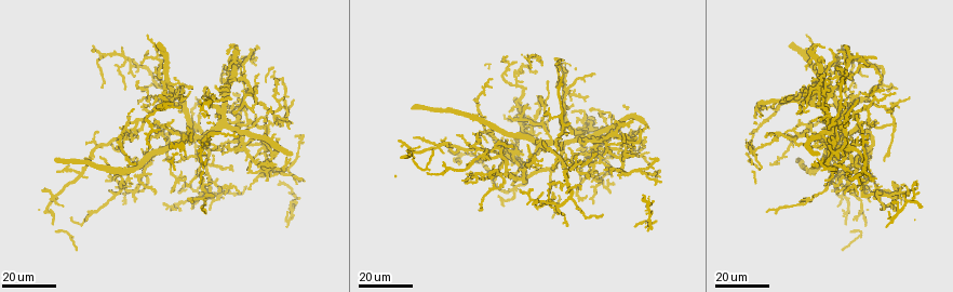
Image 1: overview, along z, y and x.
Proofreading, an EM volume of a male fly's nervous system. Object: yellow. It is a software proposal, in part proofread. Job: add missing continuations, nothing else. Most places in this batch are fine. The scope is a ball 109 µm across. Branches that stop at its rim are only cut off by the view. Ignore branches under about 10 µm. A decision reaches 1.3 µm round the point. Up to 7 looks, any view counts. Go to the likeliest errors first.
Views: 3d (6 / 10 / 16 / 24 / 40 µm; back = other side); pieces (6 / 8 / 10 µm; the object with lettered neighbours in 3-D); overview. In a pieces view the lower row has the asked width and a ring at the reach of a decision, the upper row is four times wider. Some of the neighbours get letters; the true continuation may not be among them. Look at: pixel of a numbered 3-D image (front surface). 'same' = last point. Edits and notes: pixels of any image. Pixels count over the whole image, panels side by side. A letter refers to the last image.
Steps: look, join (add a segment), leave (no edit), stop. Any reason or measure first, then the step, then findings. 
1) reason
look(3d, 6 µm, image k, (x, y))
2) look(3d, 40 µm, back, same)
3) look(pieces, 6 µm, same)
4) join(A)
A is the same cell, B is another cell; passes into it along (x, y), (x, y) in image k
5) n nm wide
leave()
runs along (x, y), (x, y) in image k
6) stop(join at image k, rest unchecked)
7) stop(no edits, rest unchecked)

branch stops here
look(3d, 16 µm, image 1, (848, 173))

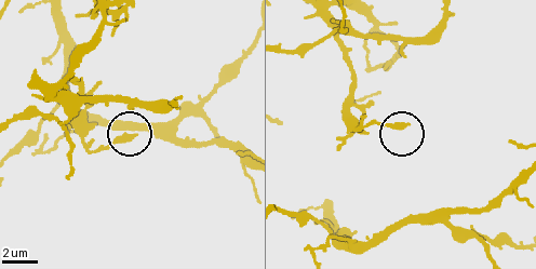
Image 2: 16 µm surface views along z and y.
see the neighbours
look(pieces, 6 µm, image 2, (134, 135))

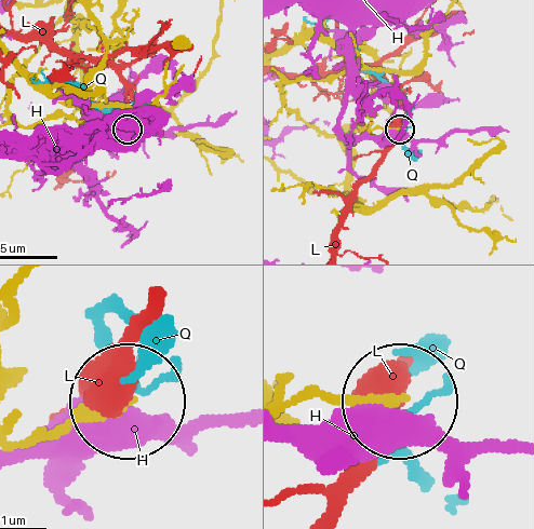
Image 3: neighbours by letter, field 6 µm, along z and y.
leave()
H, L and Q are other cells; runs along (12, 415), (48, 430), (124, 410) in image 3; no lettered segment goes on from it

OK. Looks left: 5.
branch stops here
look(3d, 16 µm, image 1, (473, 134))

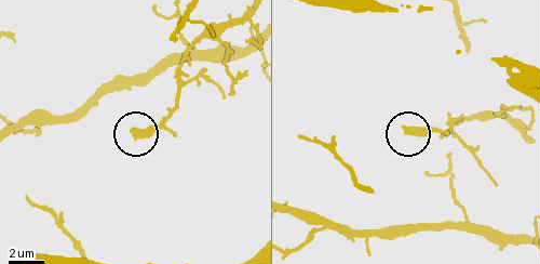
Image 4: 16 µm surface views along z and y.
look(pieces, 10 µm, image 4, (408, 126))

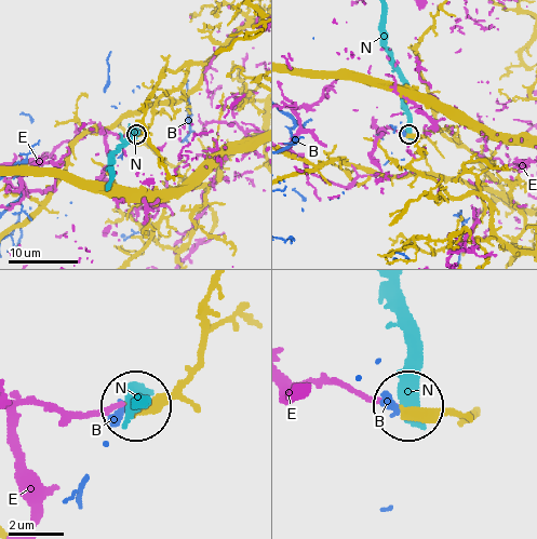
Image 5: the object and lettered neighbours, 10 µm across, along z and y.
420 nm wide
leave()
B, E and N are other cells; none of them fits

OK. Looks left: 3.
an open end
look(3d, 24 µm, image 1, (876, 55))

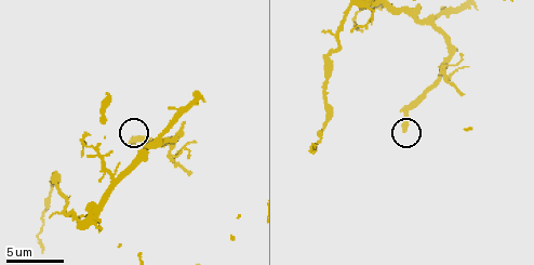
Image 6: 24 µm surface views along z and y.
what lies round it
look(pieces, 6 µm, image 6, (405, 128))

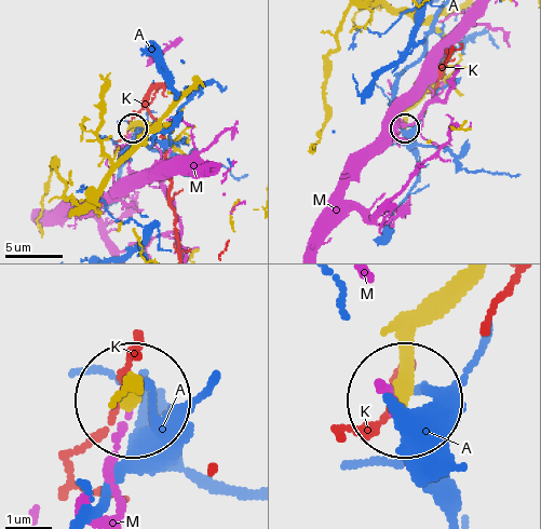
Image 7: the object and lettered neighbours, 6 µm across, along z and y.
350 nm wide
leave()
A, K and M are other cells; none of them fits

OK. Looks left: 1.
stop(no edits, rest unchecked)

